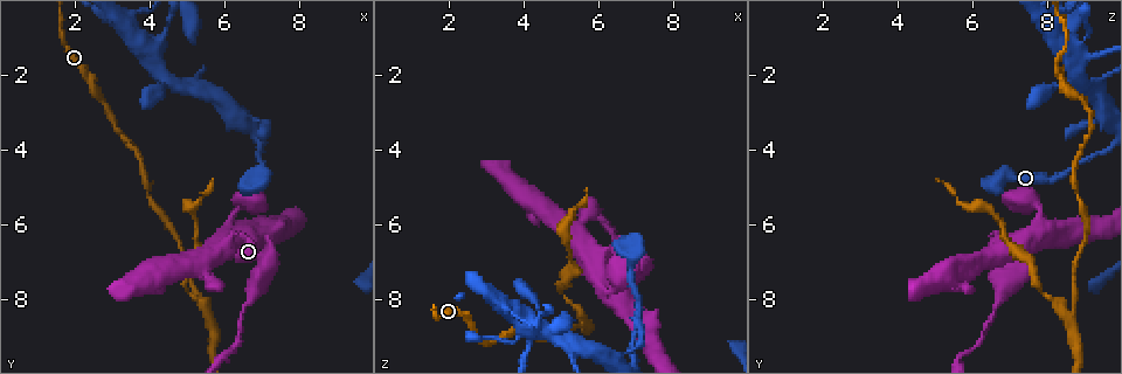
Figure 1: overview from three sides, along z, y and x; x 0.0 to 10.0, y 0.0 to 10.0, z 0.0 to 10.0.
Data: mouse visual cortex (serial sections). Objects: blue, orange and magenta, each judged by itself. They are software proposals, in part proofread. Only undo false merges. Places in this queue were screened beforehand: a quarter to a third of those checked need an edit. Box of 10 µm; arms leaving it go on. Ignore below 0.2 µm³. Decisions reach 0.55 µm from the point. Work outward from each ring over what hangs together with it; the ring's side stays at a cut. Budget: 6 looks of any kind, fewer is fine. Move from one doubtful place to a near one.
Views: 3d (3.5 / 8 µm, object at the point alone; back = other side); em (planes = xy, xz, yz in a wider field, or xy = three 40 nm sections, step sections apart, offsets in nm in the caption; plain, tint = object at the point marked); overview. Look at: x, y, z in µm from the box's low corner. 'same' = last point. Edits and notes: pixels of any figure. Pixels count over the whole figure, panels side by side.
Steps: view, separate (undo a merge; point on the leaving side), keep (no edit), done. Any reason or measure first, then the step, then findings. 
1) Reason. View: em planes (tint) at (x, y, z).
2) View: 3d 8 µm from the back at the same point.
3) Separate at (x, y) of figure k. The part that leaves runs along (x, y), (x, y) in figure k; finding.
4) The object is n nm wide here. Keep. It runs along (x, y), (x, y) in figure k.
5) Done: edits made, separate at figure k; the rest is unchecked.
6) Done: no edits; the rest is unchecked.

Looks like a crossing. View: 3d 3.5 µm from the back at (6.50, 6.50, 7.70).

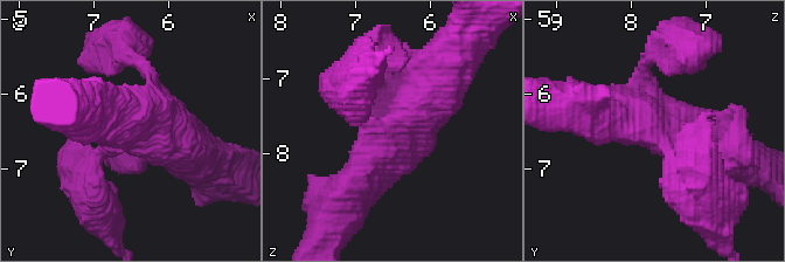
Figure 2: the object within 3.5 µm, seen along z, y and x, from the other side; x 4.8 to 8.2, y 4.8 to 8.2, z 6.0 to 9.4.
Need the tissue. View: em planes (tint) at (6.55, 6.50, 7.75).

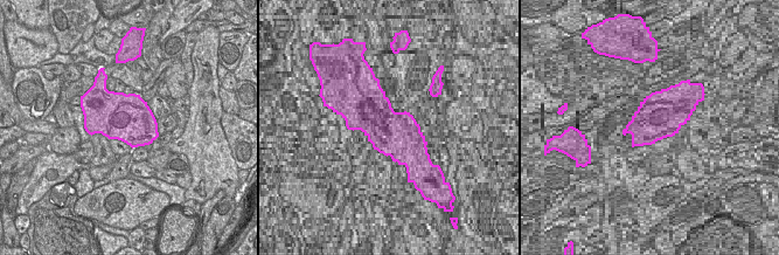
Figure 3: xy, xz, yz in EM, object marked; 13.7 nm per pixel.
The object is 650 nm wide here. Separate at (680, 179) of figure 2. The part that leaves runs along (672, 156), (708, 202), (726, 242) in figure 2; two cells meet here.

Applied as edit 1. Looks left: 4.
See it whole again. View: overview.

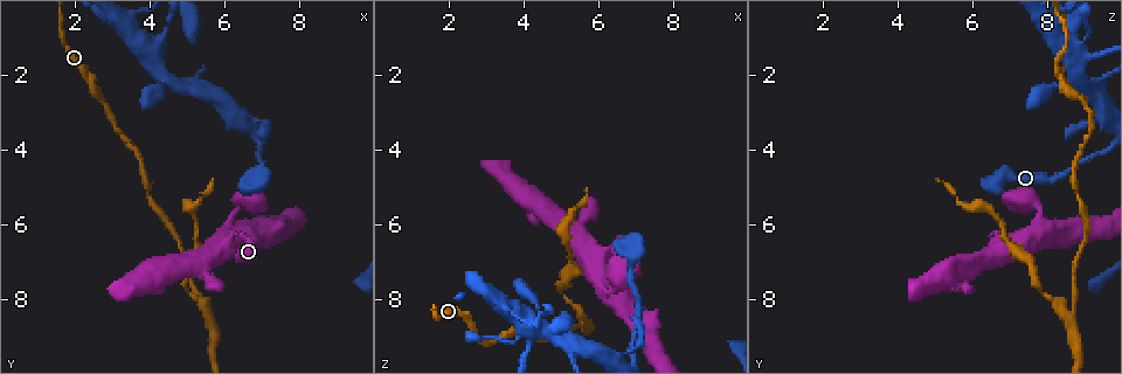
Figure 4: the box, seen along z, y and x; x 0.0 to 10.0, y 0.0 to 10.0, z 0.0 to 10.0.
Three-way junction. View: 3d 3.5 µm from the back at (5.55, 8.55, 8.60).

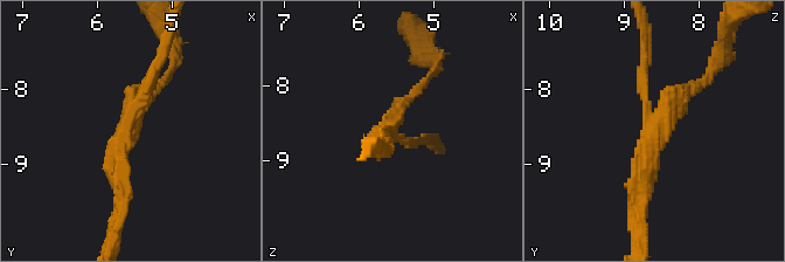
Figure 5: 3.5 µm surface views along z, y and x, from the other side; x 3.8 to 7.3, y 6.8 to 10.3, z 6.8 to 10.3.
Shape alone is not enough. View: em xy step 2 (tint) at (5.60, 8.50, 8.65).

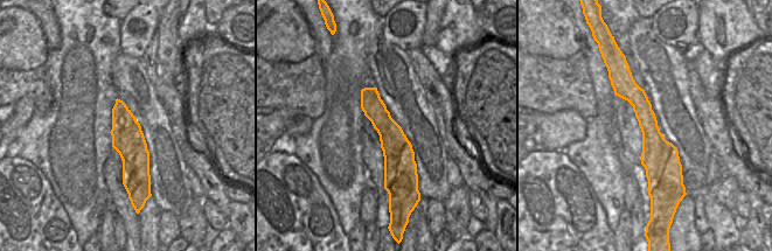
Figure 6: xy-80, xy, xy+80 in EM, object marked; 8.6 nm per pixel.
3 arms meet here; the arms are 150, 150, 250 nm wide. Separate at (654, 151) of figure 5. The part that leaves runs along (646, 117), (661, 125), (718, 60) in figure 5; a second cell is stuck on.

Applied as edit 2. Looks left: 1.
Done: edits made, separate at figure 2, separate at figure 5; the rest is unchecked.

